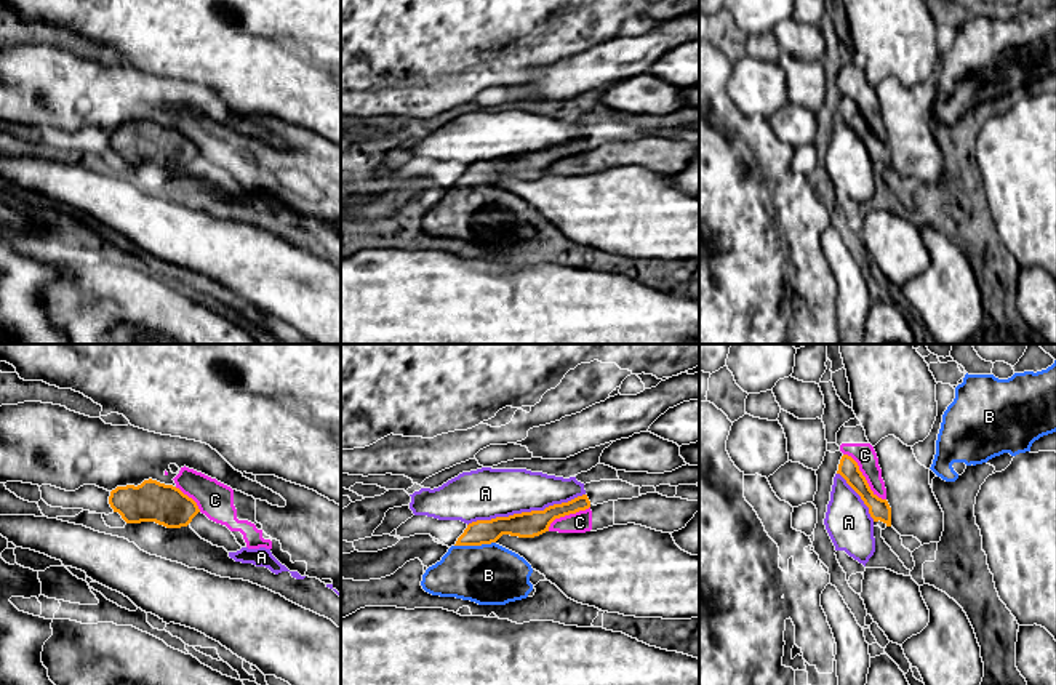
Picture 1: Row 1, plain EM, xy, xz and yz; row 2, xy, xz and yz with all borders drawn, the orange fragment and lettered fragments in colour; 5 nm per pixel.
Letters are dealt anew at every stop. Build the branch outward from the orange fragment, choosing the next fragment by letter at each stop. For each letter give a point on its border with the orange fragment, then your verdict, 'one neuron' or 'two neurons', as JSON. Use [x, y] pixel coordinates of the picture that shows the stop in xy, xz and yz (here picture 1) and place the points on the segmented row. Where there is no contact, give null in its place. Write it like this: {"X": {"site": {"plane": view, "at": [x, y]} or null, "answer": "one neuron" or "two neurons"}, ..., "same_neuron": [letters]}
{"A": {"site": {"plane": "xz", "at": [525, 512]}, "answer": "two neurons"}, "B": {"site": {"plane": "xz", "at": [474, 544]}, "answer": "one neuron"}, "C": {"site": {"plane": "yz", "at": [864, 477]}, "answer": "two neurons"}, "same_neuron": ["B"]}

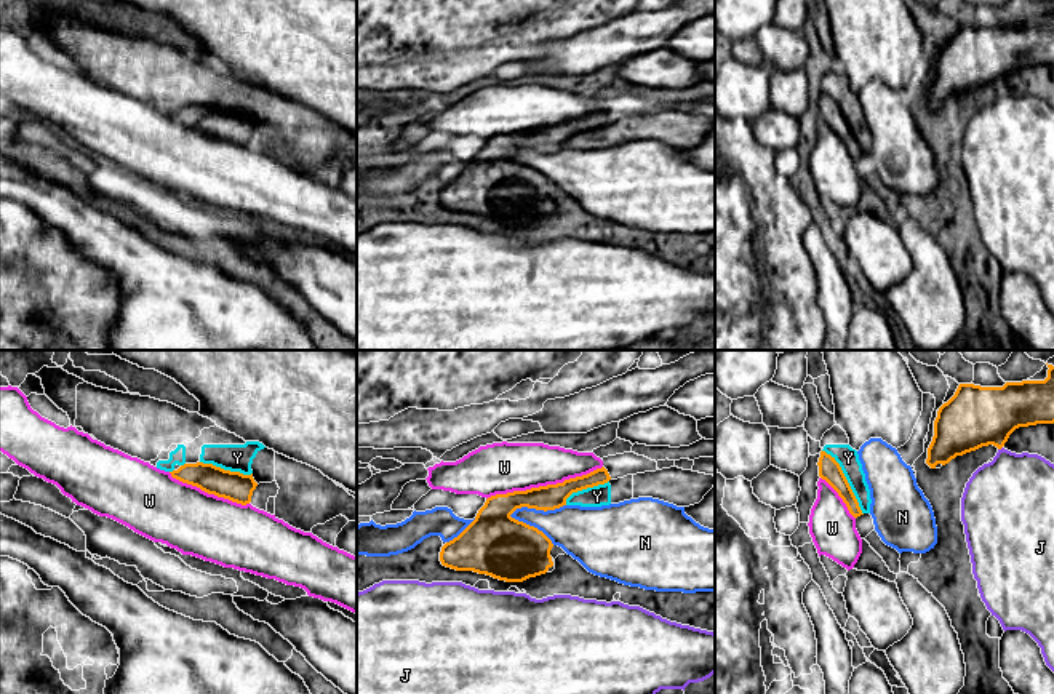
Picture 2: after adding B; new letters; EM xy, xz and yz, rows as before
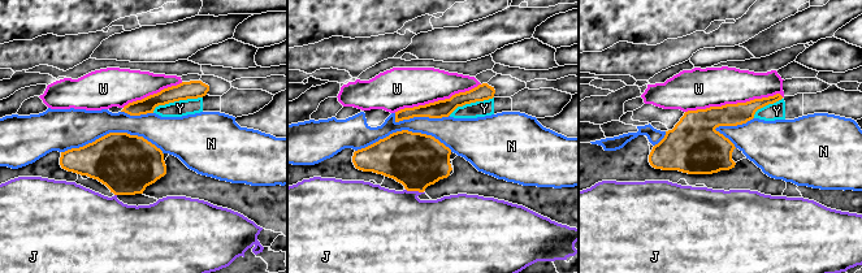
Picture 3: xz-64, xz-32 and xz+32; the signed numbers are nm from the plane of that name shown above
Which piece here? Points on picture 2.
{"J": {"site": {"plane": "yz", "at": [1000, 448]}, "answer": "two neurons"}, "N": {"site": {"plane": "xz", "at": [531, 526]}, "answer": "two neurons"}, "W": {"site": {"plane": "xz", "at": [544, 486]}, "answer": "two neurons"}, "Y": {"site": {"plane": "yz", "at": [846, 482]}, "answer": "two neurons"}, "same_neuron": []}

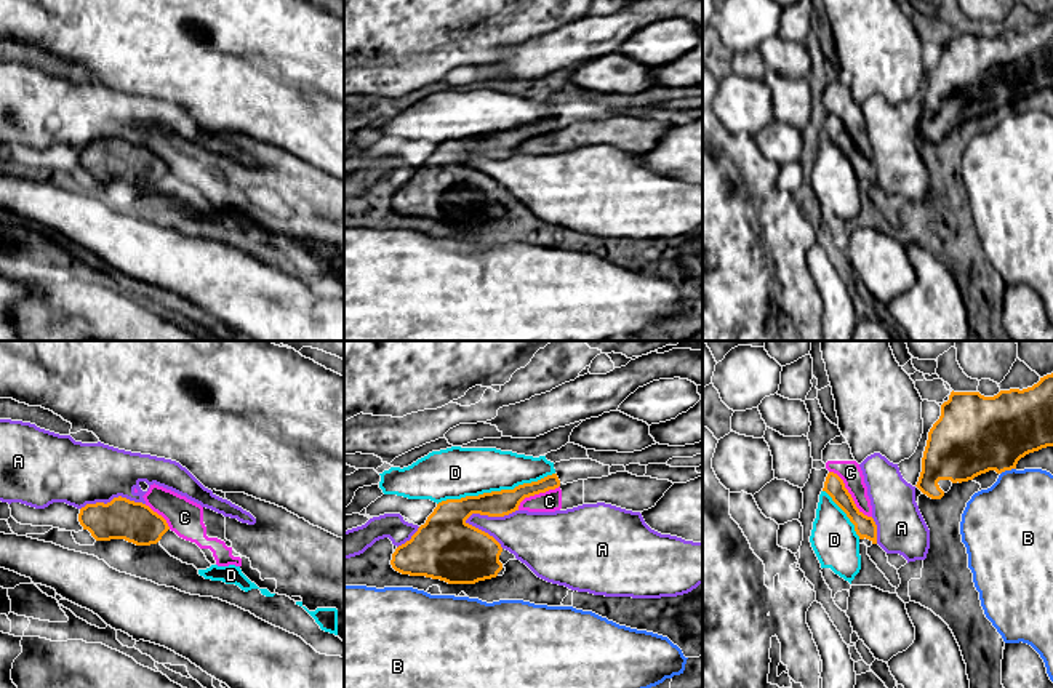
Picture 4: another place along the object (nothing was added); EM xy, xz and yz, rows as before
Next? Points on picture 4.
{"A": {"site": {"plane": "xz", "at": [490, 516]}, "answer": "two neurons"}, "B": {"site": {"plane": "yz", "at": [1007, 469]}, "answer": "two neurons"}, "C": {"site": {"plane": "yz", "at": [850, 495]}, "answer": "two neurons"}, "D": {"site": {"plane": "xz", "at": [495, 492]}, "answer": "two neurons"}, "same_neuron": []}

